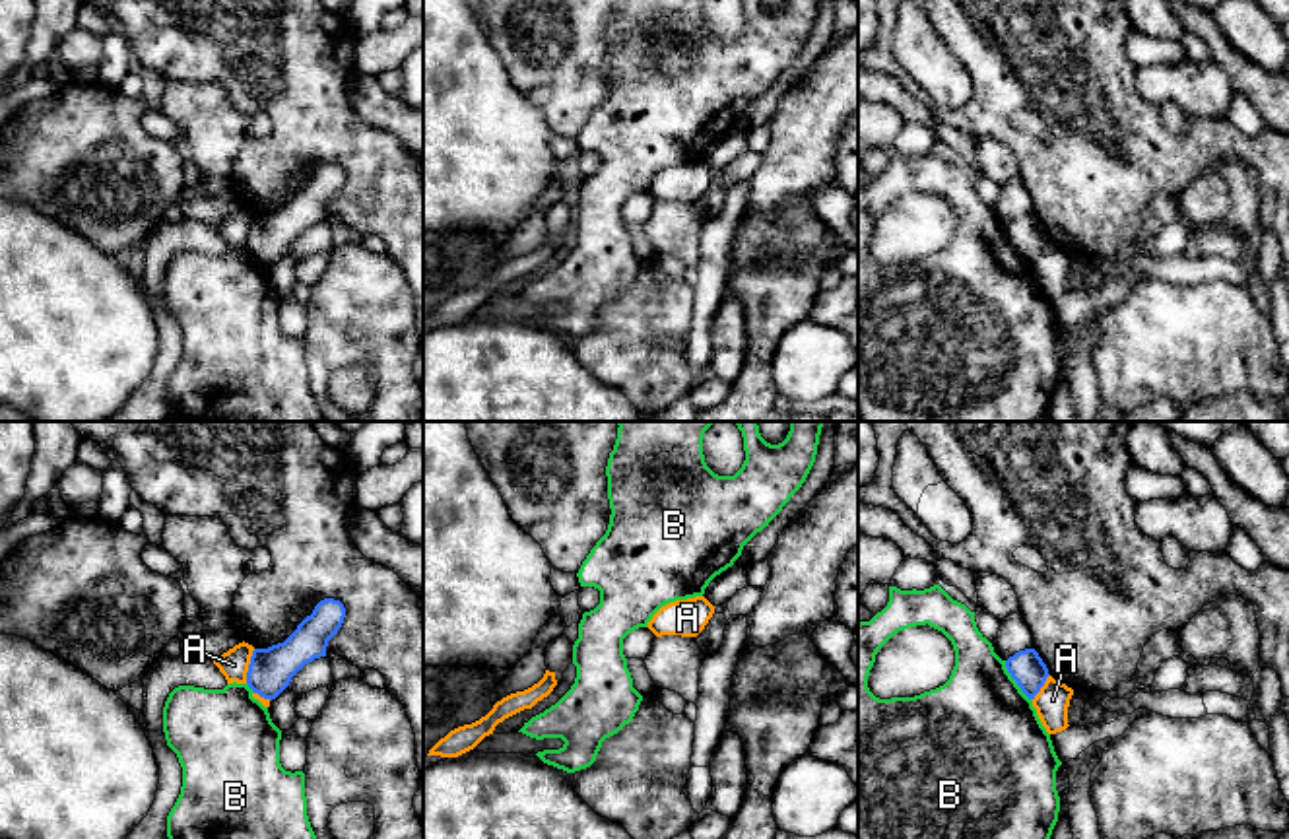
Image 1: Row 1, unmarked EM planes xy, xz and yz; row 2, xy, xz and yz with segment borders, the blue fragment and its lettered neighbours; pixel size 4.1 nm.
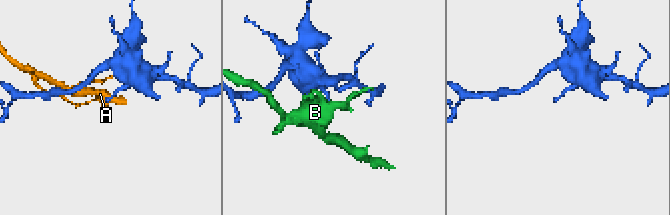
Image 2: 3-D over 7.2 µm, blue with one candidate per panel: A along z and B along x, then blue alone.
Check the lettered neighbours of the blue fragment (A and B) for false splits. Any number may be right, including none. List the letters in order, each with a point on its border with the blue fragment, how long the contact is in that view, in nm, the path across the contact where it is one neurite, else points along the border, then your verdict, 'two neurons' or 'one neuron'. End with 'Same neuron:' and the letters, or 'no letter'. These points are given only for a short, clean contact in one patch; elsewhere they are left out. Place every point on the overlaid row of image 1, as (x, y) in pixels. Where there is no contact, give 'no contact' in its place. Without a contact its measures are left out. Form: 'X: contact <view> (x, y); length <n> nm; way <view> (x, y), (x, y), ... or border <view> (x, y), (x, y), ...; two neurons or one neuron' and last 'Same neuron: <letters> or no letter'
A: contact xy (249, 667); length 150 nm; border xy (255, 649), (245, 682); two neurons
B: contact yz (1014, 678); length 200 nm; border yz (1004, 661), (1010, 676), (1031, 700); two neurons
Same neuron: no letter

